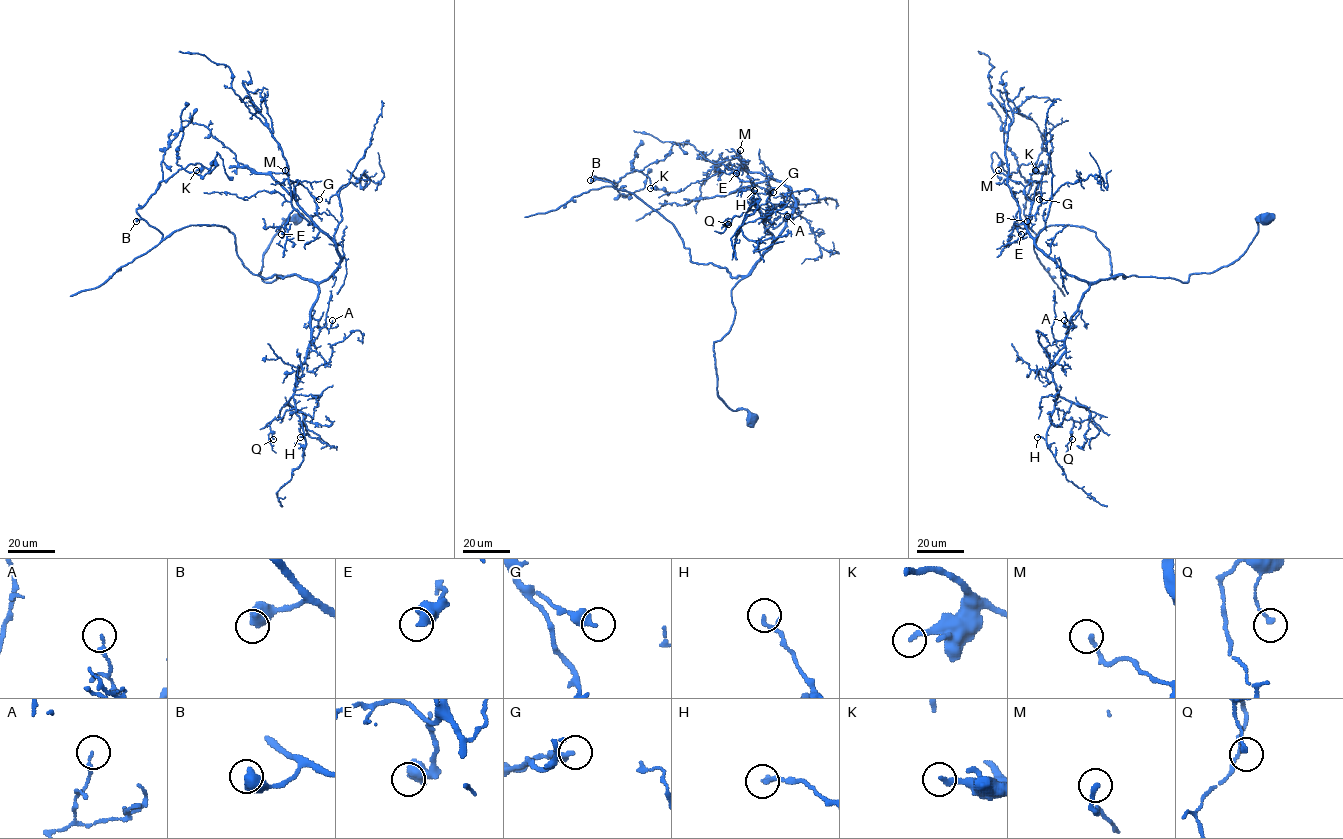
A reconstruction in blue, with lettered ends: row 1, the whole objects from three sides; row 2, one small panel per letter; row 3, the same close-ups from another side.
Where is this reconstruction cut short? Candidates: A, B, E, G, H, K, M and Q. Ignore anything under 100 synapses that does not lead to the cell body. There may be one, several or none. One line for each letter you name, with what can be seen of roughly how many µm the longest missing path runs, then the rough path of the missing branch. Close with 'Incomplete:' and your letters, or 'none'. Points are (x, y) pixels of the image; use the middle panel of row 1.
Incomplete: none

